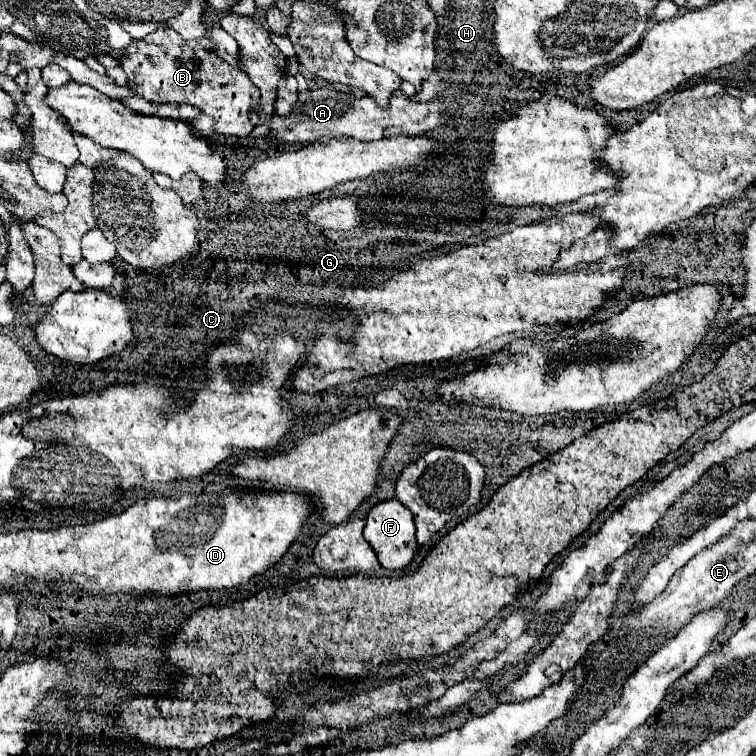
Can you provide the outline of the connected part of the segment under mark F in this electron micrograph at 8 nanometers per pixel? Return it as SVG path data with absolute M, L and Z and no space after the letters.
M389 499L383 503L377 503L369 515L367 515L367 523L365 523L365 531L363 531L365 539L369 541L369 545L373 547L373 551L377 553L379 563L385 569L405 569L413 557L419 551L419 545L415 541L415 523L411 517L411 511L407 511L397 499Z

